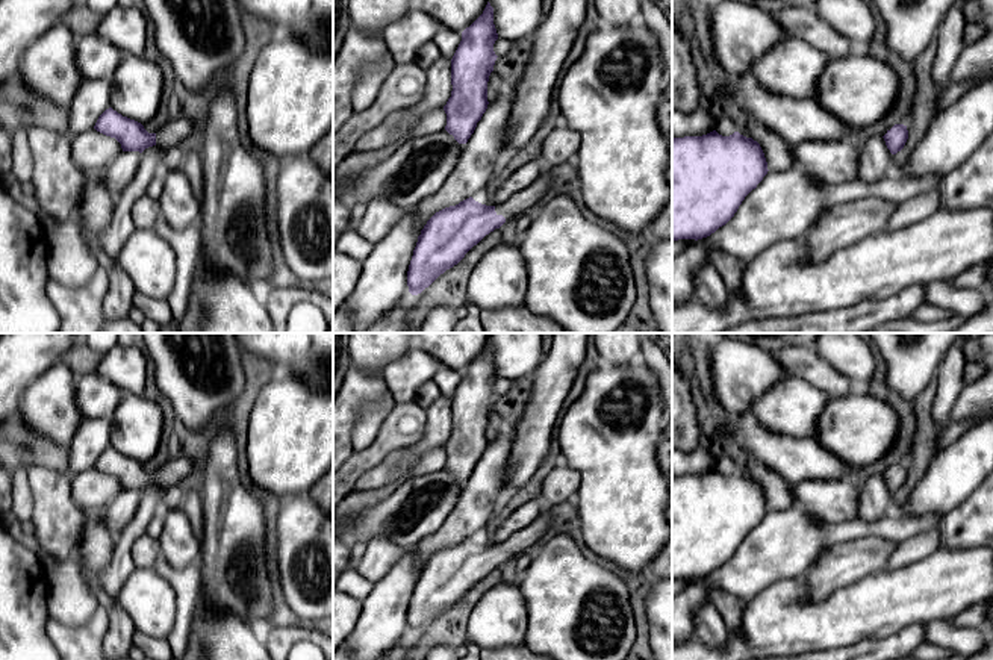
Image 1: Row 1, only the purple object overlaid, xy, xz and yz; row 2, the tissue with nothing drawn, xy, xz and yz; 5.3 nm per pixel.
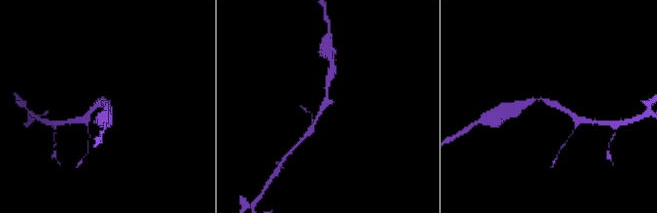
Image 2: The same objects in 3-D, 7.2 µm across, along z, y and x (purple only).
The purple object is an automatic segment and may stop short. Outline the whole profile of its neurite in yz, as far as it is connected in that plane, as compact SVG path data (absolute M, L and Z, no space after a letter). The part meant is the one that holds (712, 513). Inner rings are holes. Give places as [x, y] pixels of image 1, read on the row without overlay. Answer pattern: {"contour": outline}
{"contour": "M739 471L672 477L672 580L698 580L725 565L767 510L760 483Z"}

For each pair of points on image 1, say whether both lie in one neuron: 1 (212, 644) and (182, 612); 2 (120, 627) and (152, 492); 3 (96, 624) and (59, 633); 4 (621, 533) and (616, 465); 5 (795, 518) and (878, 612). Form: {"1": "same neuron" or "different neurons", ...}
{"1": "different neurons", "2": "same neuron", "3": "same neuron", "4": "same neuron", "5": "different neurons"}

